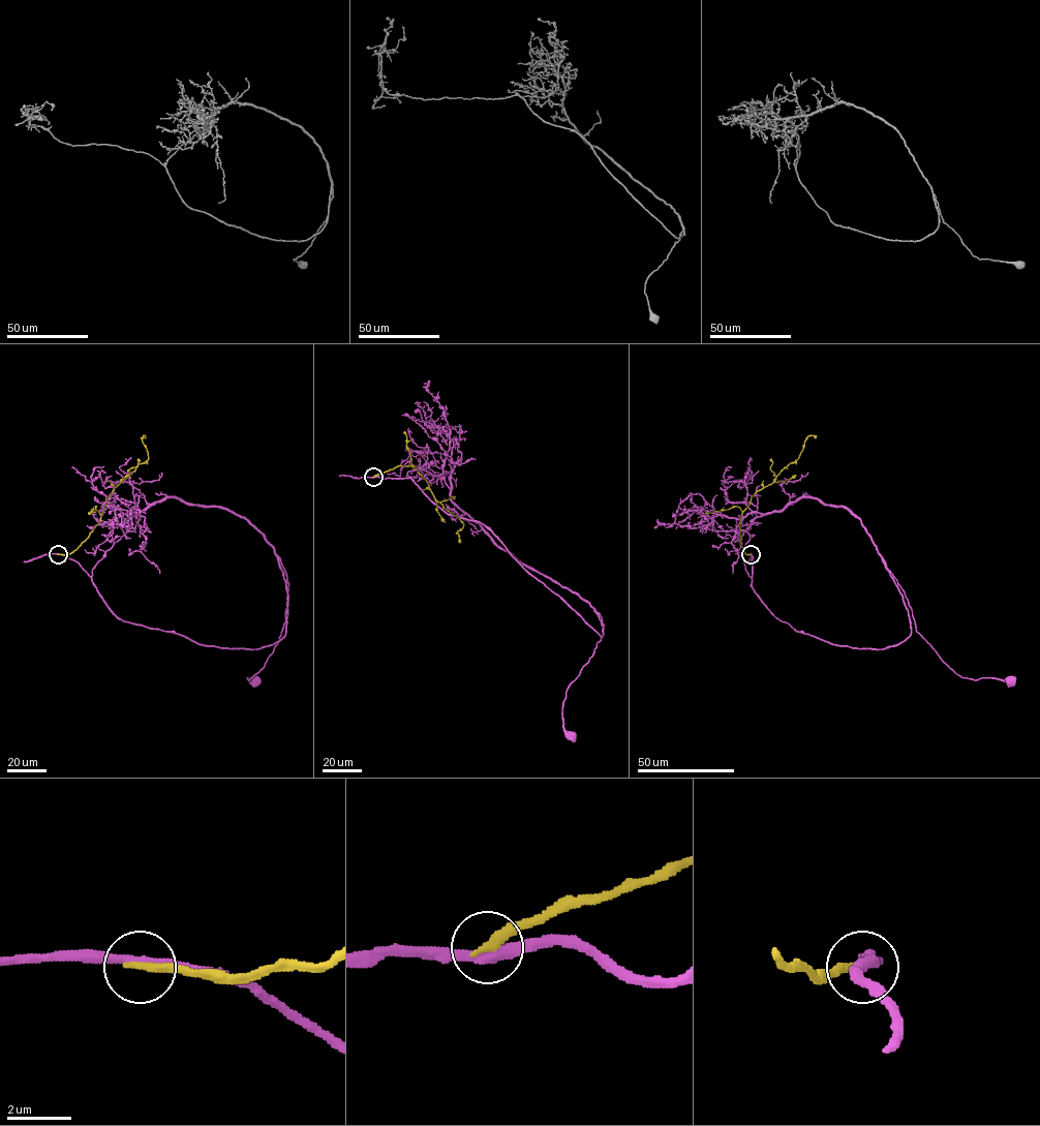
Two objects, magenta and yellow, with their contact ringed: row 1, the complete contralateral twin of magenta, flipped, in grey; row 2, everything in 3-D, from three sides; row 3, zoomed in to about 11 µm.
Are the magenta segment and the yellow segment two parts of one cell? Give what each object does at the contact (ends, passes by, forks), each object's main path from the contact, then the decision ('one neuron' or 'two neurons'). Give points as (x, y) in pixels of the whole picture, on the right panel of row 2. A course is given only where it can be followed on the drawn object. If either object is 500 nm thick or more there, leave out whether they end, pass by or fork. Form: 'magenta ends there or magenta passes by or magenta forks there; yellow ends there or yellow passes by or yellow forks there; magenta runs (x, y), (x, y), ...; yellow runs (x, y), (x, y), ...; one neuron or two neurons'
magenta passes by; yellow ends there; magenta runs (751, 553), (752, 586), (775, 617), (860, 648), (911, 632), (882, 557), (944, 662), (962, 677), (1009, 681); yellow runs (751, 554), (739, 541), (741, 514), (757, 491), (798, 458), (806, 438), (816, 436); two neurons

